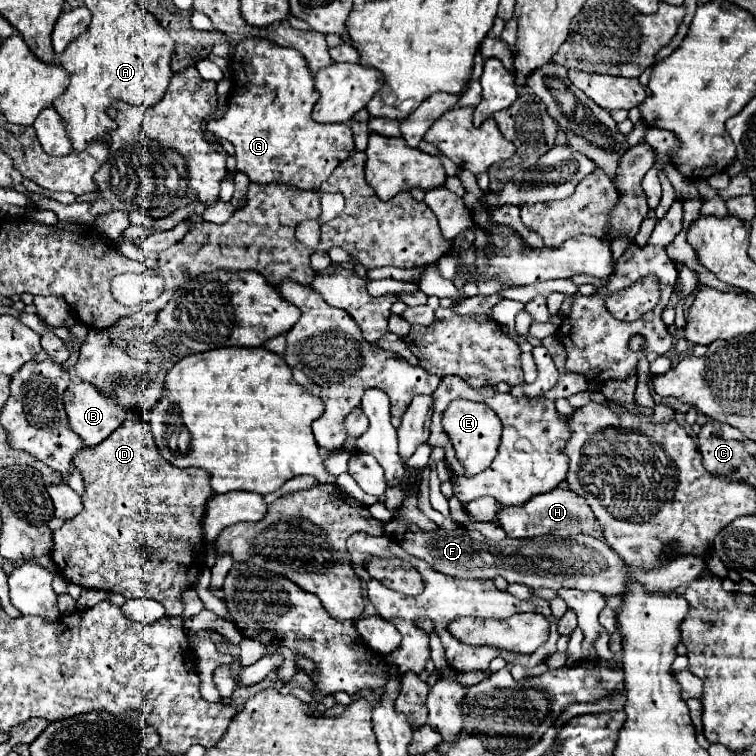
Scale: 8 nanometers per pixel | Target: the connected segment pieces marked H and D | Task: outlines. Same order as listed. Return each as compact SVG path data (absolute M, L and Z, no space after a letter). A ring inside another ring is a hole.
M555 488L541 496L533 496L533 500L517 508L501 508L499 524L509 538L529 538L529 536L545 536L545 534L555 534L563 538L587 534L593 538L603 538L601 526L597 524L587 500L583 496L577 496L573 490L565 490L565 488Z
M127 416L125 422L101 444L93 446L93 448L85 448L79 450L73 456L73 464L77 470L81 470L83 476L83 484L85 484L85 492L81 494L81 502L83 502L83 510L79 512L79 516L67 520L59 530L53 532L53 554L51 558L55 558L55 568L57 572L71 584L79 584L81 588L95 588L95 590L107 590L107 592L117 592L125 598L153 598L157 602L161 602L165 606L165 616L179 616L183 614L183 604L181 604L181 596L187 588L193 588L199 580L199 574L205 568L205 538L201 532L201 520L205 518L205 504L211 500L213 490L209 486L209 474L201 468L177 468L173 464L169 464L157 450L151 428L143 422L139 422L133 416ZM139 546L145 546L149 550L153 550L153 554L149 556L149 560L143 558L143 552Z

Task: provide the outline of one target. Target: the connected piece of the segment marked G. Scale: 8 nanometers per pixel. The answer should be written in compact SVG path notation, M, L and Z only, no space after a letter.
M249 38L233 48L231 70L233 90L227 100L227 112L221 120L209 122L207 130L217 140L227 140L233 144L235 168L243 172L251 182L285 182L301 190L319 190L321 182L325 182L353 150L353 132L347 124L319 124L311 118L317 92L313 86L313 76L301 52L293 48L281 48L263 38Z

